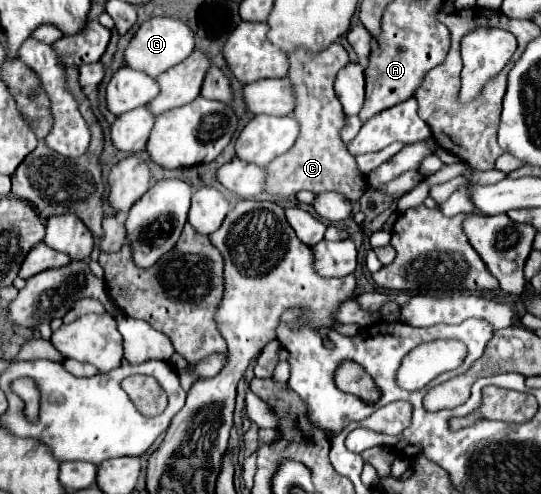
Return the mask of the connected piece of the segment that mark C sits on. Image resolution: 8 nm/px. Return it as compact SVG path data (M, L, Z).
M332 43L328 49L318 53L304 47L292 51L288 77L292 85L296 85L296 109L292 115L300 121L300 137L288 153L268 163L268 193L296 195L306 189L318 195L334 191L344 195L350 203L356 203L368 191L366 177L360 173L354 155L340 139L340 129L344 127L346 115L332 85L338 71L348 63L348 53L340 43Z

